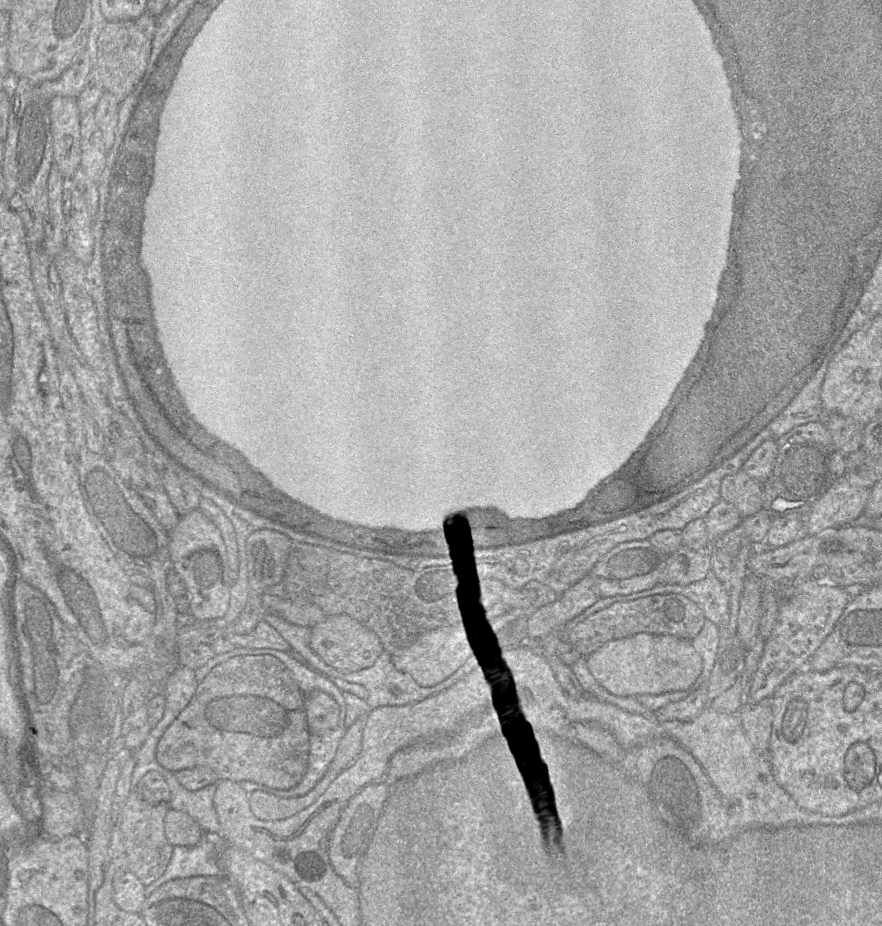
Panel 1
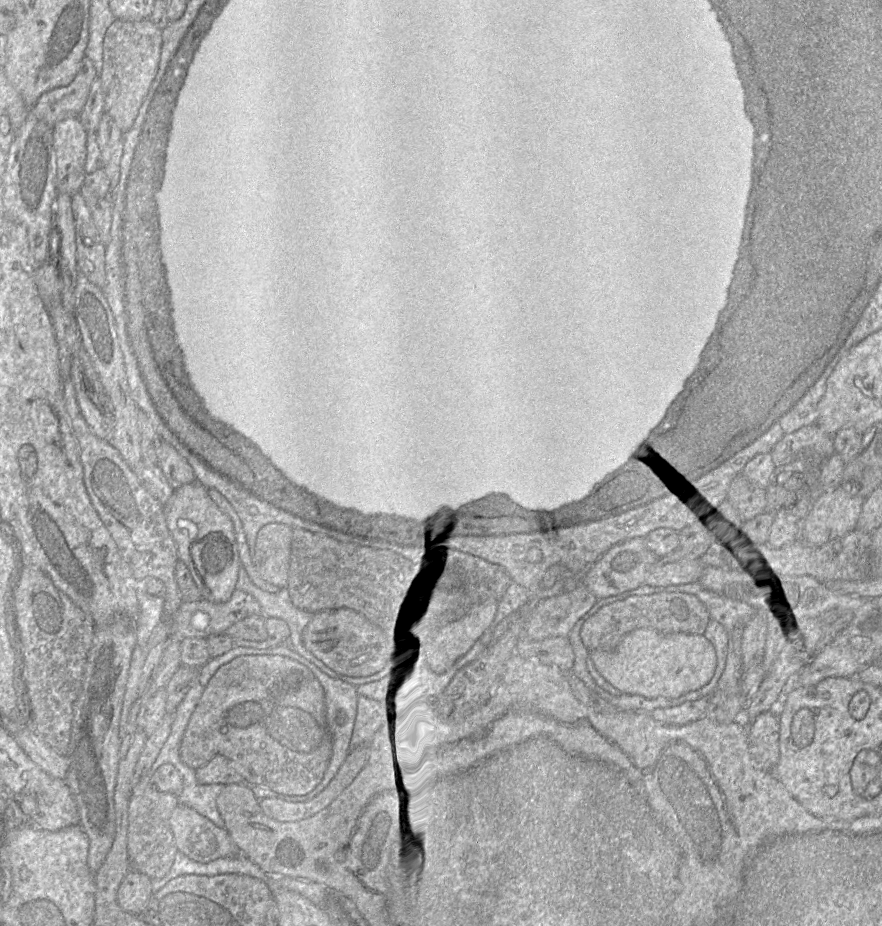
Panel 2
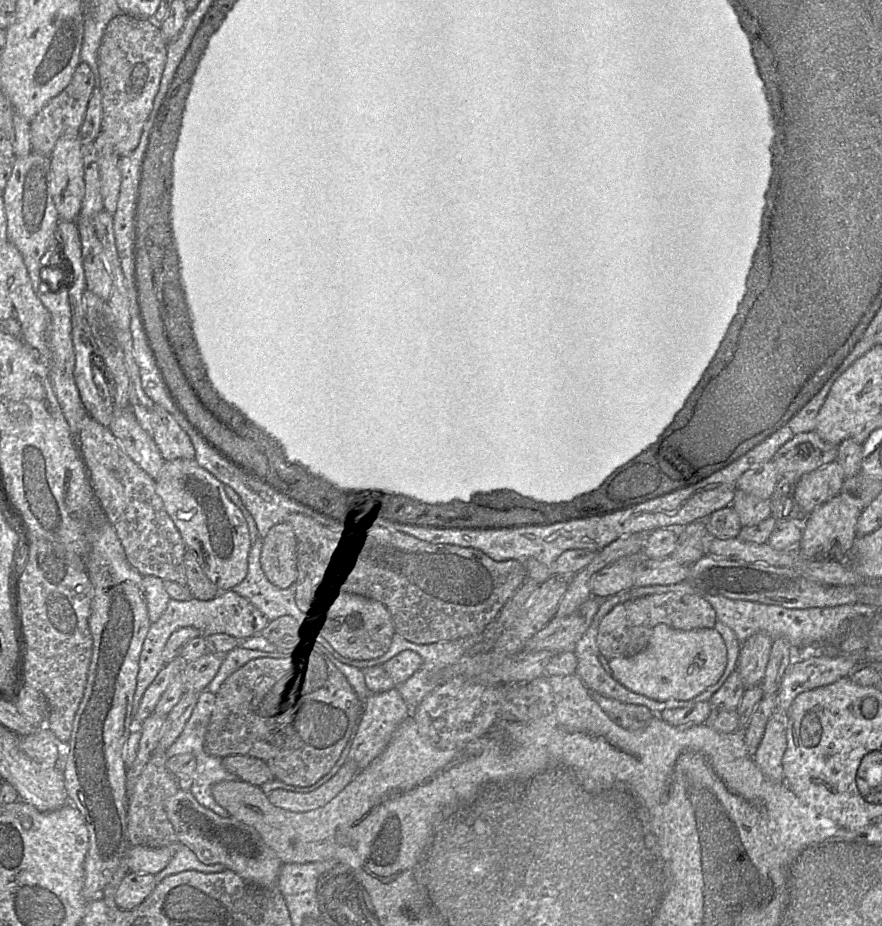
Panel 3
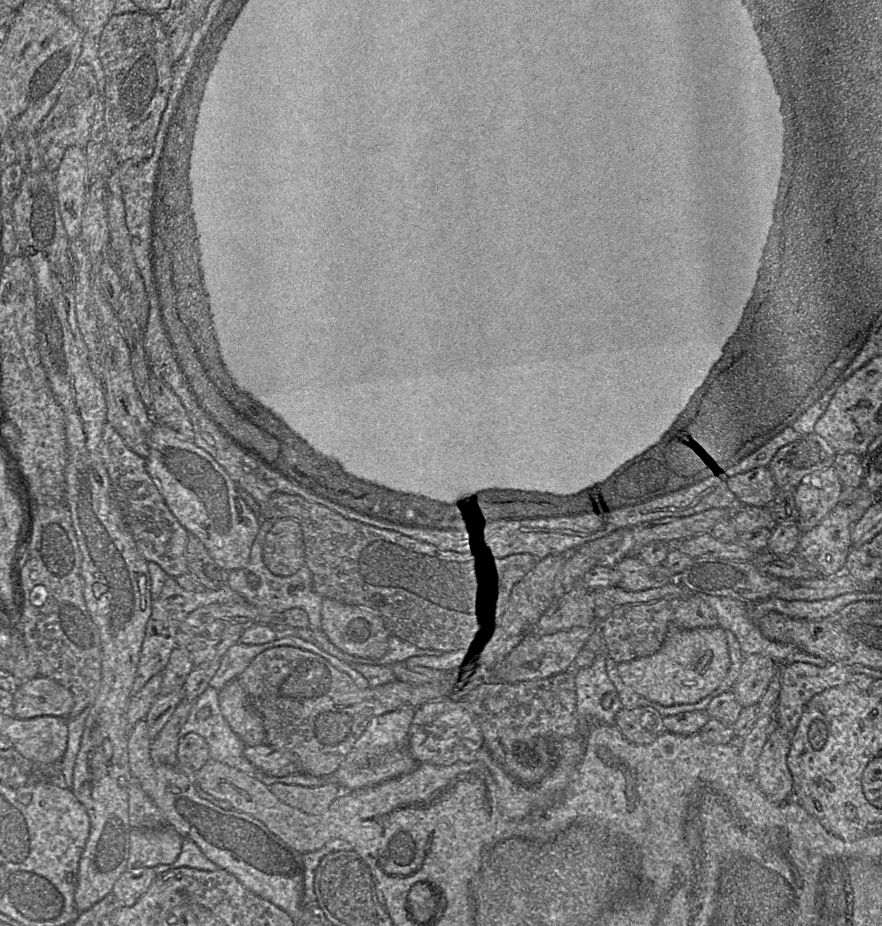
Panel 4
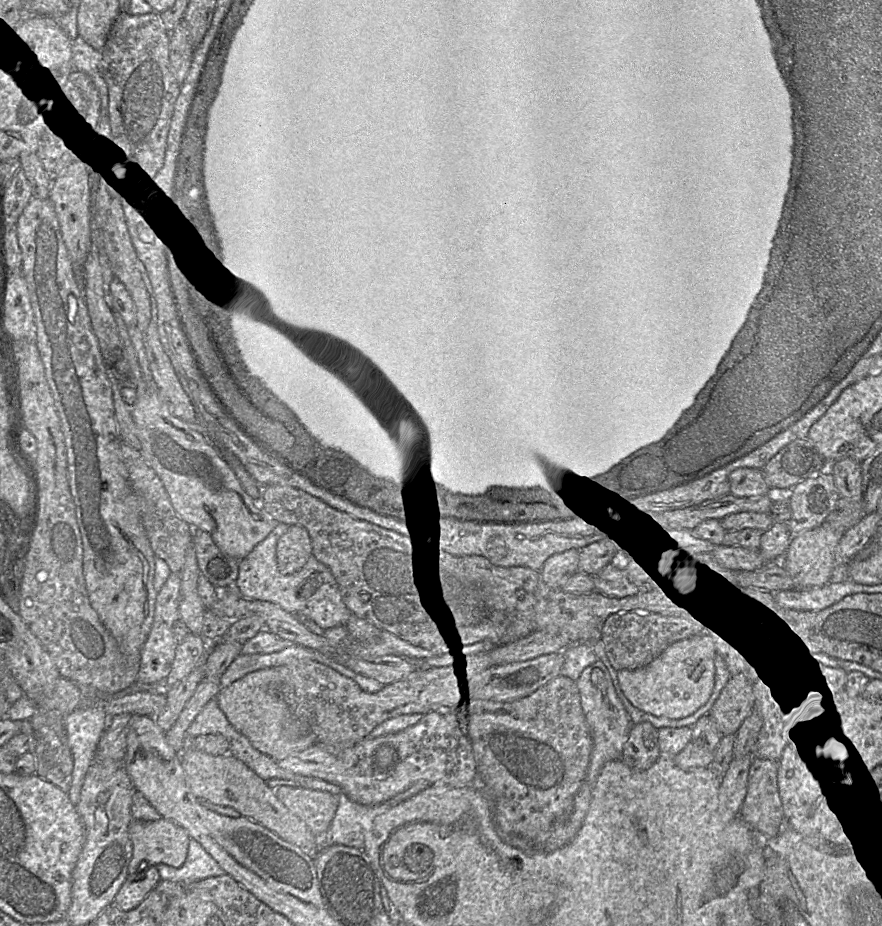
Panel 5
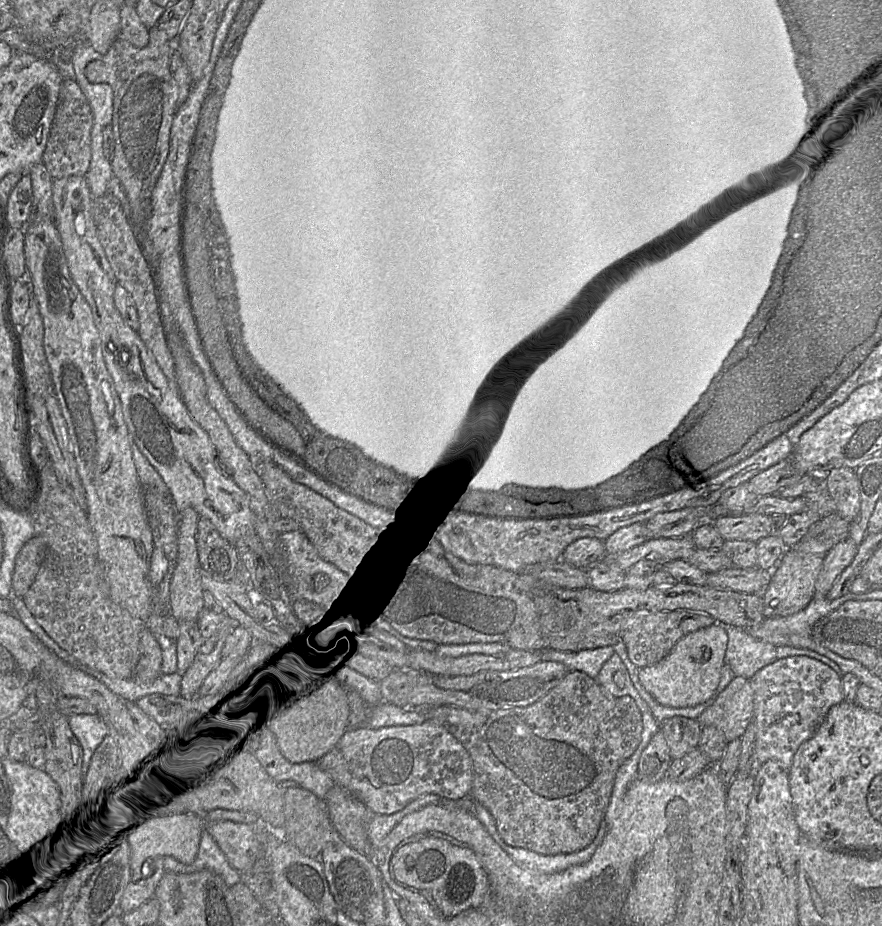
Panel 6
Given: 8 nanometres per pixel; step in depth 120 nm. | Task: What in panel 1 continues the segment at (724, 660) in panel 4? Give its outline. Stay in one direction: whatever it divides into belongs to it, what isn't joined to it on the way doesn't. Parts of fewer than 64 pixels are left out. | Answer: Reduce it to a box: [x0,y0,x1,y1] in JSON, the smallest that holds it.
[586,632,703,697]

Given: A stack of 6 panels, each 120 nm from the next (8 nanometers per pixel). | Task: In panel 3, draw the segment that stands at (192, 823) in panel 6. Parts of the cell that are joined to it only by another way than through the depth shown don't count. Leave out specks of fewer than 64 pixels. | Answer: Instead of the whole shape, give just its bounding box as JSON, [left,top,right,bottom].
[127,846,173,875]

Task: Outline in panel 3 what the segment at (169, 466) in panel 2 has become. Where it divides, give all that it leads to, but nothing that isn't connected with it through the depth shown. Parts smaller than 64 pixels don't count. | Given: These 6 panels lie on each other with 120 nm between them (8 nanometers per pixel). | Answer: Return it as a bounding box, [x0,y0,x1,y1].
[151,404,194,461]

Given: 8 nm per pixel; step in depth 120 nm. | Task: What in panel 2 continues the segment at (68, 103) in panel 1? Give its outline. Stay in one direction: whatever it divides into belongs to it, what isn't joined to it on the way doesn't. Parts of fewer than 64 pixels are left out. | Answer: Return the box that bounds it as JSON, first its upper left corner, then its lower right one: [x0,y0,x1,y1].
[53,117,87,196]

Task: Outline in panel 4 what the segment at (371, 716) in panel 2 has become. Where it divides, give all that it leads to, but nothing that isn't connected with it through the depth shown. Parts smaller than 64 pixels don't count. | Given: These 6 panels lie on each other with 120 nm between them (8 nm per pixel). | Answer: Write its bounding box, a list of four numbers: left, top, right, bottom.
[334,708,418,790]

